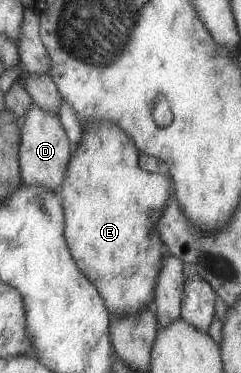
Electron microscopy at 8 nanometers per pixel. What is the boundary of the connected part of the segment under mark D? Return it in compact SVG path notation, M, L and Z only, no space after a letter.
M32 104L24 114L24 118L19 119L18 124L20 137L18 162L22 184L26 186L40 184L57 193L64 182L70 160L70 142L58 121L58 115Z

